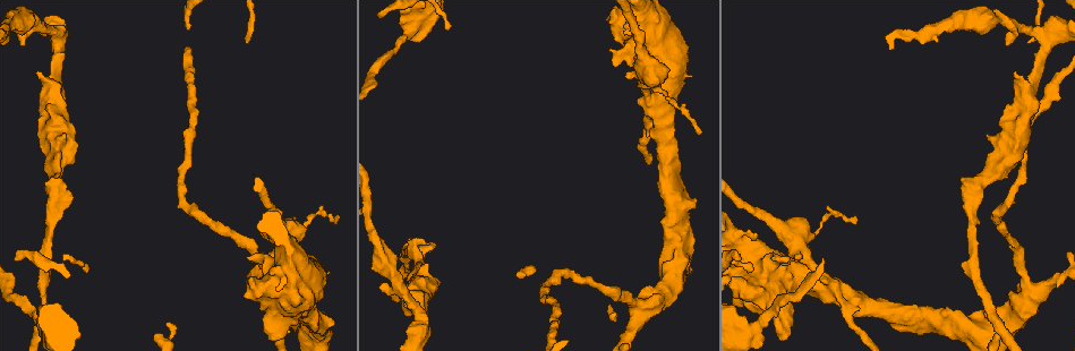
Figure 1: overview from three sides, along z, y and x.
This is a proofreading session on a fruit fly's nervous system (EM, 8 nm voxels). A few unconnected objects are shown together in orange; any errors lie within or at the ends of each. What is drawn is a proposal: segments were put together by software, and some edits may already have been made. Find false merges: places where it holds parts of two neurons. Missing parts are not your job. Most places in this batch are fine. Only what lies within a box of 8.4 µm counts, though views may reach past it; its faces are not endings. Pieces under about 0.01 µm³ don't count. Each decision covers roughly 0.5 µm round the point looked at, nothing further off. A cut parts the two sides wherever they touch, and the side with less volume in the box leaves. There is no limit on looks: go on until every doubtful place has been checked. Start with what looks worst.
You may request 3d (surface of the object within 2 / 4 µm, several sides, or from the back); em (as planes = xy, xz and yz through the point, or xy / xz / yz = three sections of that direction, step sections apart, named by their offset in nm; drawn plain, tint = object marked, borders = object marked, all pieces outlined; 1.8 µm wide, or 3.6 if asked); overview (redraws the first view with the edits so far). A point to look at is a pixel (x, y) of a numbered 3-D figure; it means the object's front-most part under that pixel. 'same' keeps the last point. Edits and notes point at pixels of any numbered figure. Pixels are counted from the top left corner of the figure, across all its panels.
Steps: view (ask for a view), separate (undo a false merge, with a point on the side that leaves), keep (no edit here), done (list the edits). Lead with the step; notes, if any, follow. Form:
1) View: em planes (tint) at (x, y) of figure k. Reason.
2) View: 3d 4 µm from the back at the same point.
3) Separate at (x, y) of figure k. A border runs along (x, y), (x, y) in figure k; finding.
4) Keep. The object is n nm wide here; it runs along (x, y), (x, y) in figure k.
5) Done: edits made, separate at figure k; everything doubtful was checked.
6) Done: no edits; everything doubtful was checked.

View: 3d 2 µm at (1046, 40) of figure 1. Three arms meet.

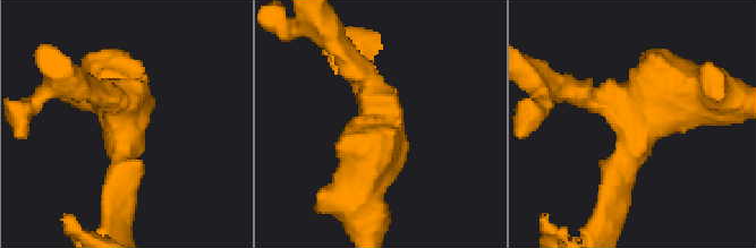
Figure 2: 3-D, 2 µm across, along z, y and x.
View: em planes (tint) at (637, 119) of figure 2. 3 arms meet here; the arms are 180, 200, 340 nm wide.

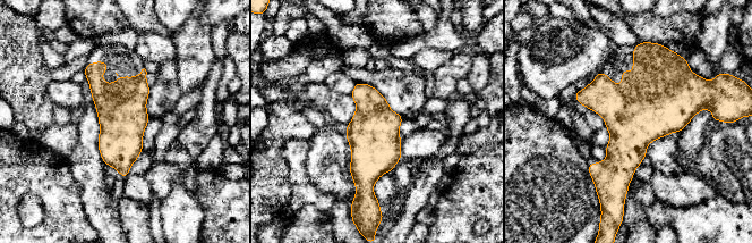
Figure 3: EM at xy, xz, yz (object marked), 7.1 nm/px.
Keep. Continuous, no second neuron.

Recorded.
View: em planes (plain) at (1027, 92) of figure 1. Calibre changes.

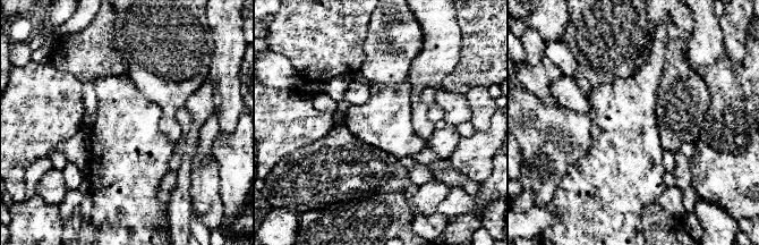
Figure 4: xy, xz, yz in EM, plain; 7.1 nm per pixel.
View: em planes (tint) at the same point.

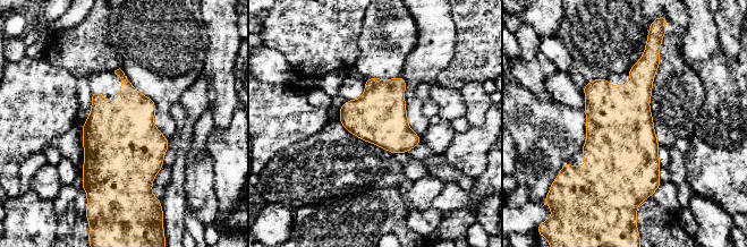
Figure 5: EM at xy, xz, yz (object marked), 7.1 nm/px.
Keep. One neuron here.

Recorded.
View: em planes (tint) at (851, 302) of figure 1. Three arms meet.

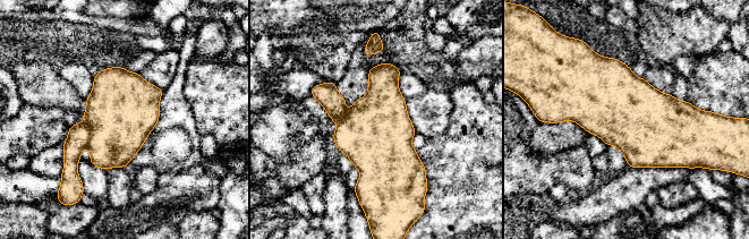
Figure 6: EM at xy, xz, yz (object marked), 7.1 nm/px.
Separate at (78, 135) of figure 6. A border runs along (84, 121), (90, 133), (87, 146) in figure 6; two neurons meet here.

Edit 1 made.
View: overview. See it whole again.

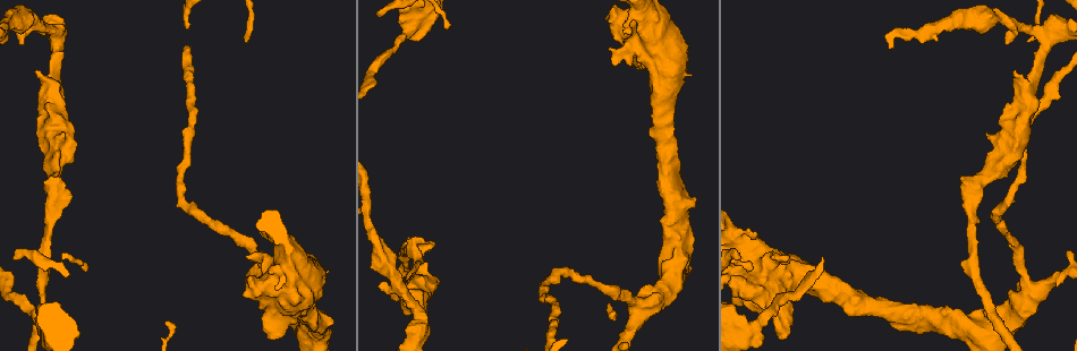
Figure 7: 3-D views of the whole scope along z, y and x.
View: 3d 4 µm at (626, 53) of figure 7. Thick turns thin.

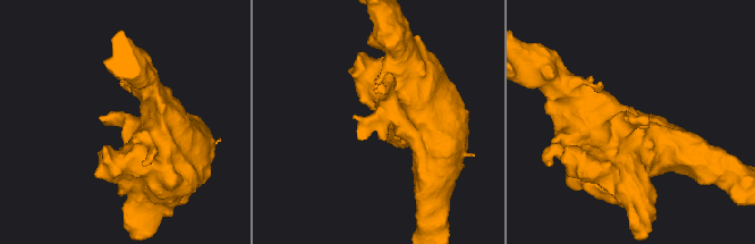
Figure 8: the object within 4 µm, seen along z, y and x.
View: em 3.6 µm xz step 16 (tint) at (120, 121) of figure 8. Need the tissue.

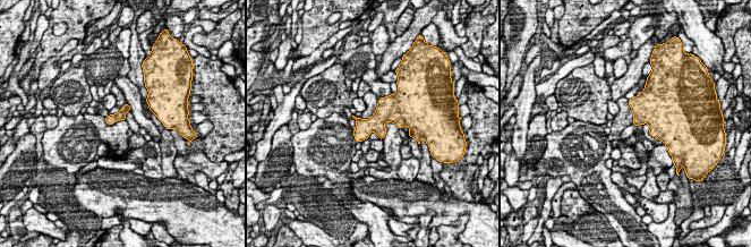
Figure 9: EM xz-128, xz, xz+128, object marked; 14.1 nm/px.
View: em 3.6 µm planes (tint) at the same point.

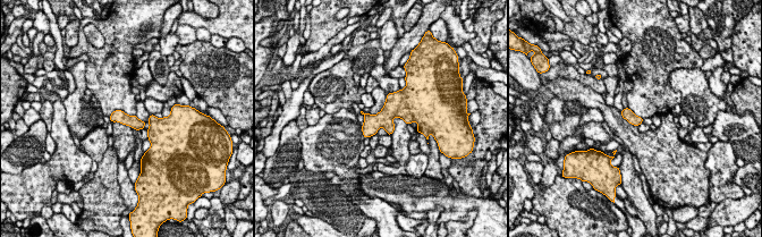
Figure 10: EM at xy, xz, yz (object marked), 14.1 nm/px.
Keep. The object is 160 nm wide here; it runs along (113, 116), (159, 126) in figure 10; one neuron here.

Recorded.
View: 3d 4 µm at (636, 302) of figure 7. Sudden change in width.

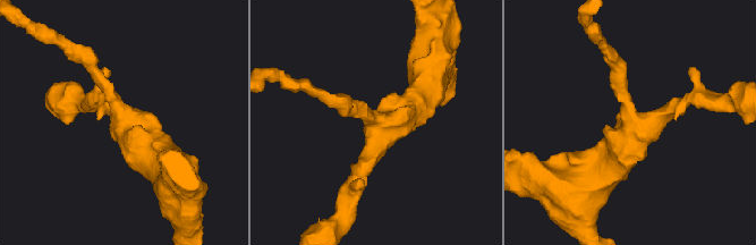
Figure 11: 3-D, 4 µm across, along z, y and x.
View: em 3.6 µm planes (plain) at (373, 119) of figure 11.

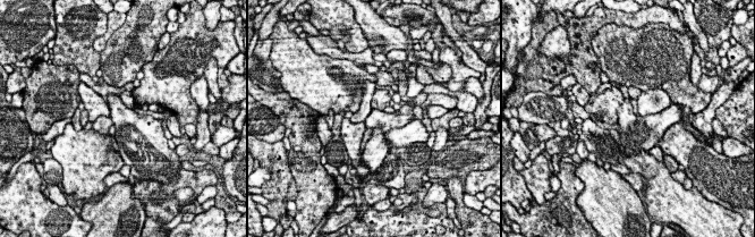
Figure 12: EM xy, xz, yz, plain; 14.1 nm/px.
View: em 3.6 µm planes (tint) at the same point. With the object marked.

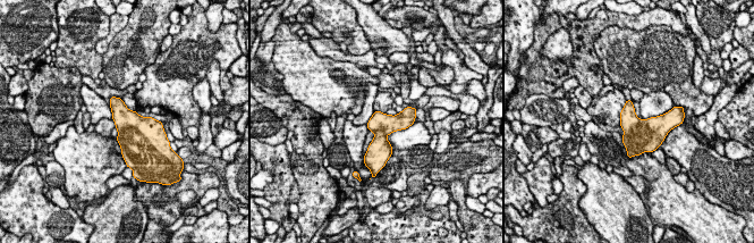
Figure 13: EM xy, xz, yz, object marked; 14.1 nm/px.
Keep. Continuous, no second neuron.

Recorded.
Done: edits made, separate at figure 6; everything doubtful was checked.

